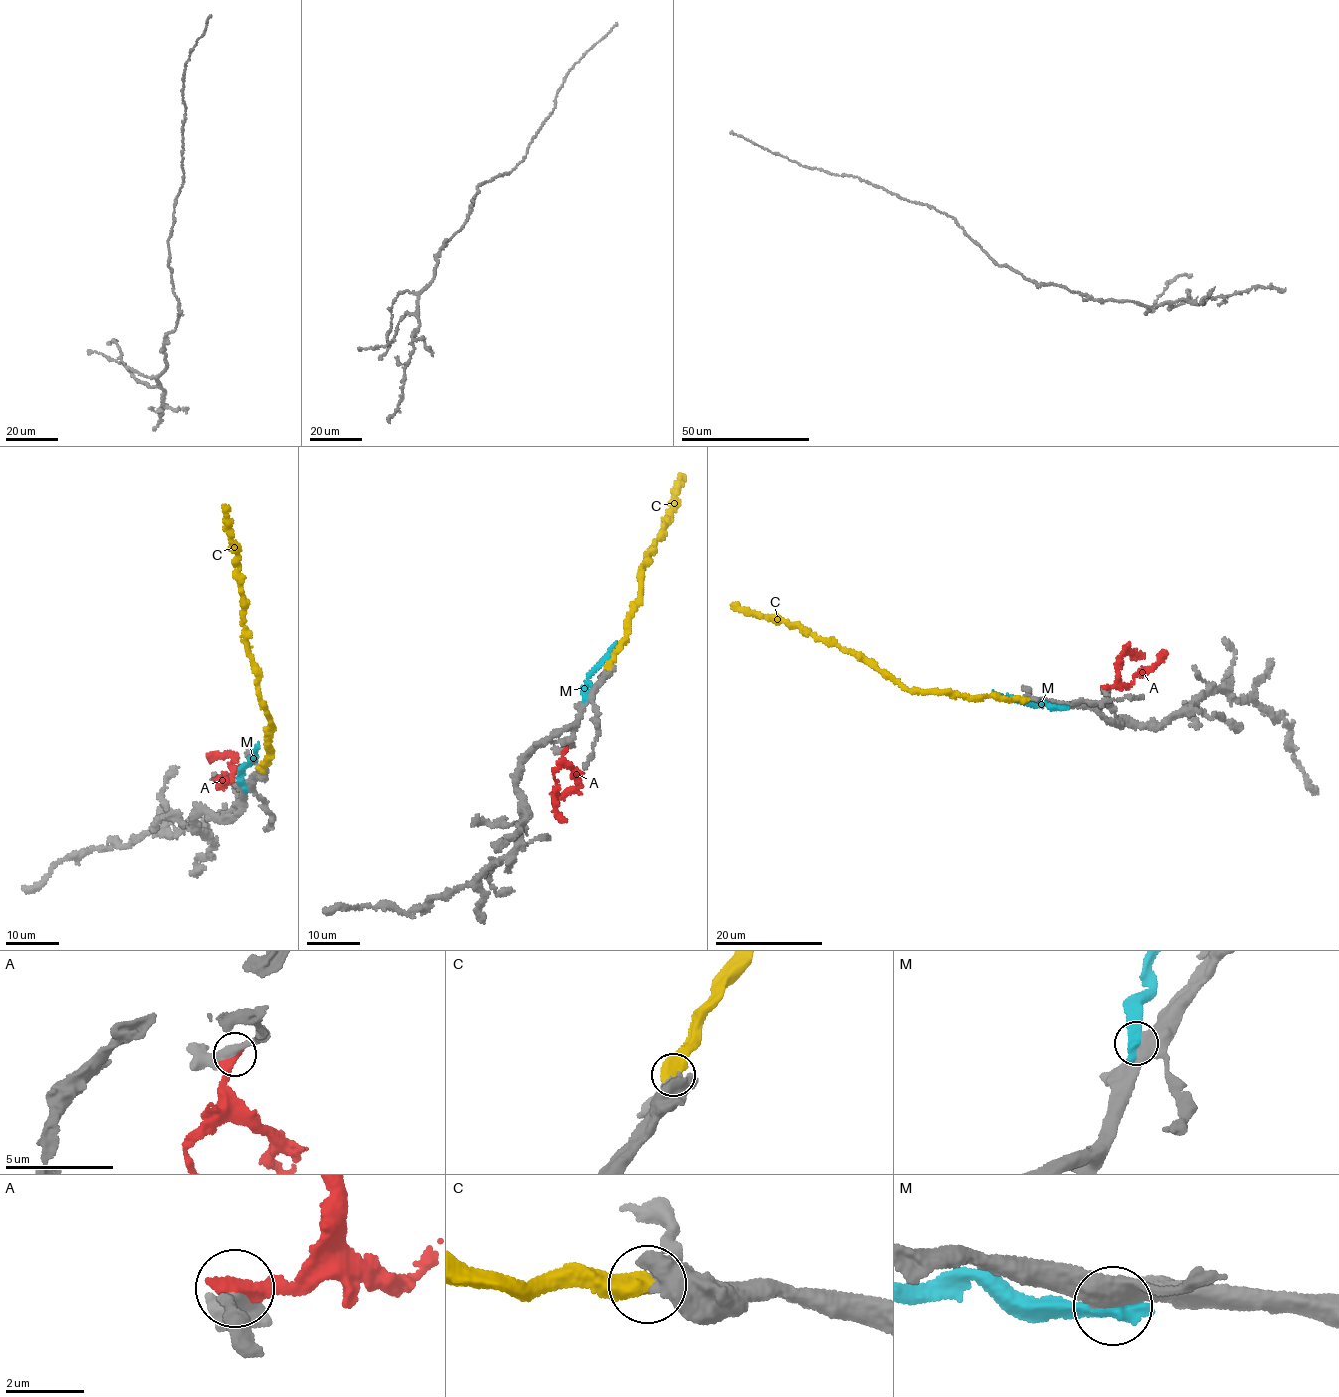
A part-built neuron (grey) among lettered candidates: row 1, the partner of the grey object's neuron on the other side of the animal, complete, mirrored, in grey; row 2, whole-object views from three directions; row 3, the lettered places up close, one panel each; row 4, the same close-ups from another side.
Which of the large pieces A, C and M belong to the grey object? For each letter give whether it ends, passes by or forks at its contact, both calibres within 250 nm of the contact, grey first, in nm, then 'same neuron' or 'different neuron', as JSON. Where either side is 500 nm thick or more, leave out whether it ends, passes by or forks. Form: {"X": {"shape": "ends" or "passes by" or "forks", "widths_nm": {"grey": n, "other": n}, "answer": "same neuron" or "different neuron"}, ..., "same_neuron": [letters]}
{"A": {"shape": "ends", "widths_nm": {"grey": 400, "other": 480}, "answer": "different neuron"}, "C": {"widths_nm": {"grey": 420, "other": 700}, "answer": "same neuron"}, "M": {"widths_nm": {"grey": 550, "other": 600}, "answer": "different neuron"}, "same_neuron": ["C"]}

